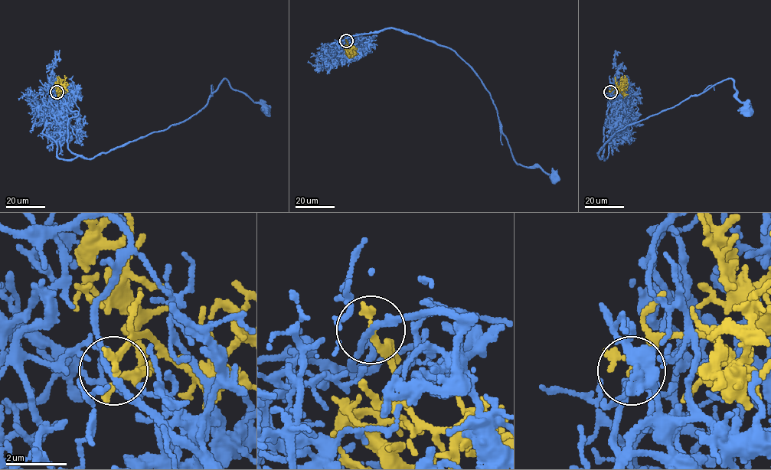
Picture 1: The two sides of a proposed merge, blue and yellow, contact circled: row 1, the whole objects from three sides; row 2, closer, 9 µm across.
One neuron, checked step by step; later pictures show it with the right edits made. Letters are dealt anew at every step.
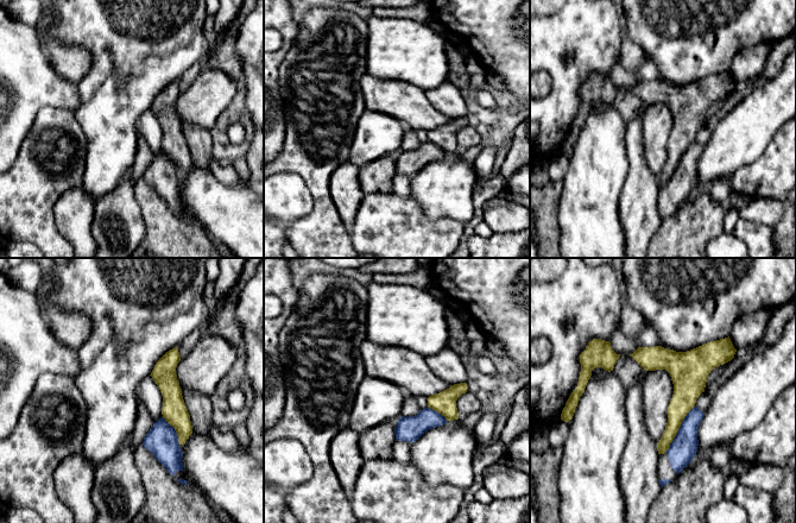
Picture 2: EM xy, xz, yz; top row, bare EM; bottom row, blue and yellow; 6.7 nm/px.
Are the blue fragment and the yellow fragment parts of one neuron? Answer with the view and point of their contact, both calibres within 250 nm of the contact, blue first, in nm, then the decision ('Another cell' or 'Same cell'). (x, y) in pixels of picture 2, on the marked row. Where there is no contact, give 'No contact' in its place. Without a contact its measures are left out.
Touches blue at yz (680, 428). Thickness 180 nm (blue) against 170 nm. Same cell

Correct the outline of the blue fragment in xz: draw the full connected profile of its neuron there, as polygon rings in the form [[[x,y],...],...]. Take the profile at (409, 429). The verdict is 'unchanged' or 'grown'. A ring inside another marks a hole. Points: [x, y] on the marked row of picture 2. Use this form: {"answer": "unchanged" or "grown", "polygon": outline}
{"answer": "grown", "polygon": [[[467,384],[450,385],[449,389],[428,397],[428,407],[415,416],[402,416],[394,428],[397,441],[415,442],[429,429],[459,418],[457,398],[467,392]]]}

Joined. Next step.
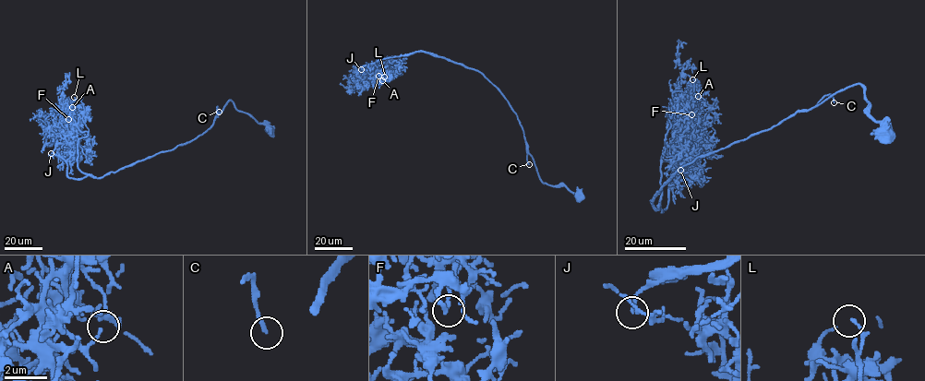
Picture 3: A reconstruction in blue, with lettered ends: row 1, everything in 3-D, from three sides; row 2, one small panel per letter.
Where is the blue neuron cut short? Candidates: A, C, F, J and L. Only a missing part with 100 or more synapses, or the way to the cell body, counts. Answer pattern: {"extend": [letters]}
{"extend": ["C", "J"]}

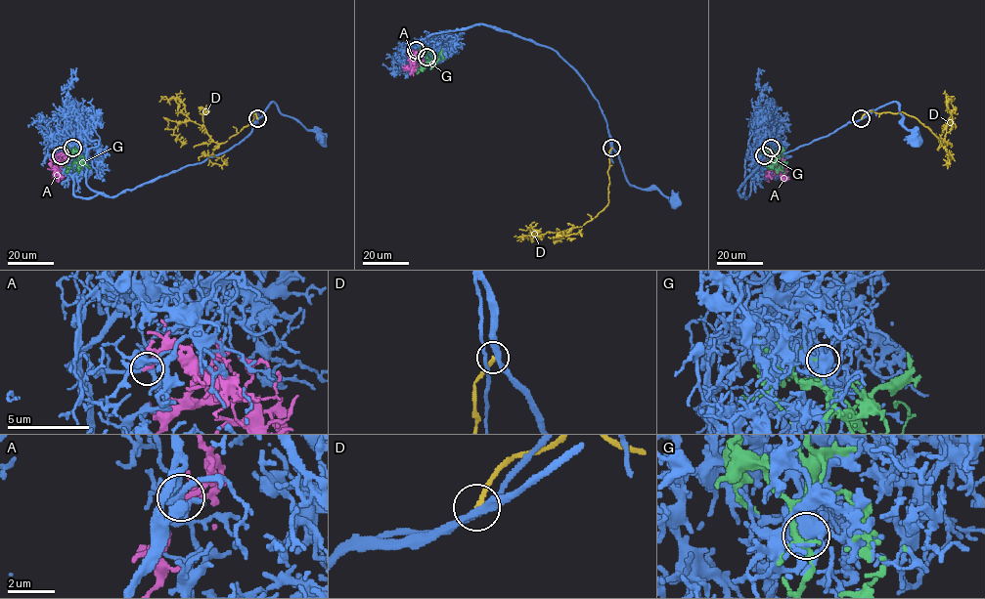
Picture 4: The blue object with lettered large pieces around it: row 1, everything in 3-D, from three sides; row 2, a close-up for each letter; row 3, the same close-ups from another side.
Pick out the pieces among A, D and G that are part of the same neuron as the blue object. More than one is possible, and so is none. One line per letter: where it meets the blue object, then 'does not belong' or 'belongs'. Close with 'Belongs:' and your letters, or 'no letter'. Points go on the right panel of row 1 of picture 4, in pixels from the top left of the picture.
A: (764, 155) | belongs
D: (861, 118) | does not belong
G: (771, 148) | does not belong
Belongs: A

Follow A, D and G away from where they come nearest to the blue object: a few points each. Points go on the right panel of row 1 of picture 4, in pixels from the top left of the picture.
A: (764, 155), (779, 160), (773, 167), (776, 171), (765, 174), (784, 173), (783, 181), (786, 176)
D: (861, 118), (870, 110), (902, 112), (916, 117), (941, 144), (952, 114), (945, 101), (951, 96), (950, 102)
G: (771, 148), (773, 153), (783, 154), (783, 161), (775, 164)

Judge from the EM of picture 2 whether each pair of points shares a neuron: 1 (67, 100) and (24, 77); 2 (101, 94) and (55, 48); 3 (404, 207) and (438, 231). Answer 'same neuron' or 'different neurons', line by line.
1: same neuron
2: different neurons
3: same neuron

